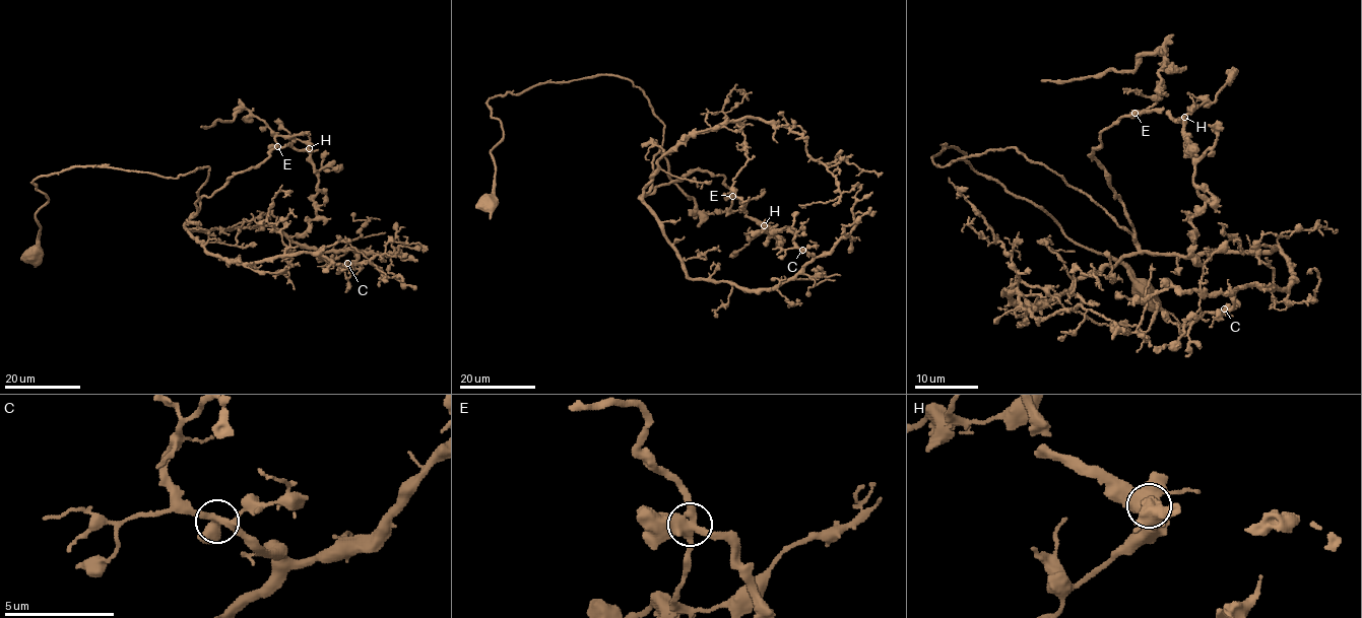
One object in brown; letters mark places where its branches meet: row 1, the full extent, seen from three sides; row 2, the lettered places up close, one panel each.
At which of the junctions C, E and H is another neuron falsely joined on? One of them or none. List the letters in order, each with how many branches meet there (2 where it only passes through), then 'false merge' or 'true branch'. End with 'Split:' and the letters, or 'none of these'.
C: branches 4; true branch
E: branches 4; false merge
H: branches 4; true branch
Split: E

